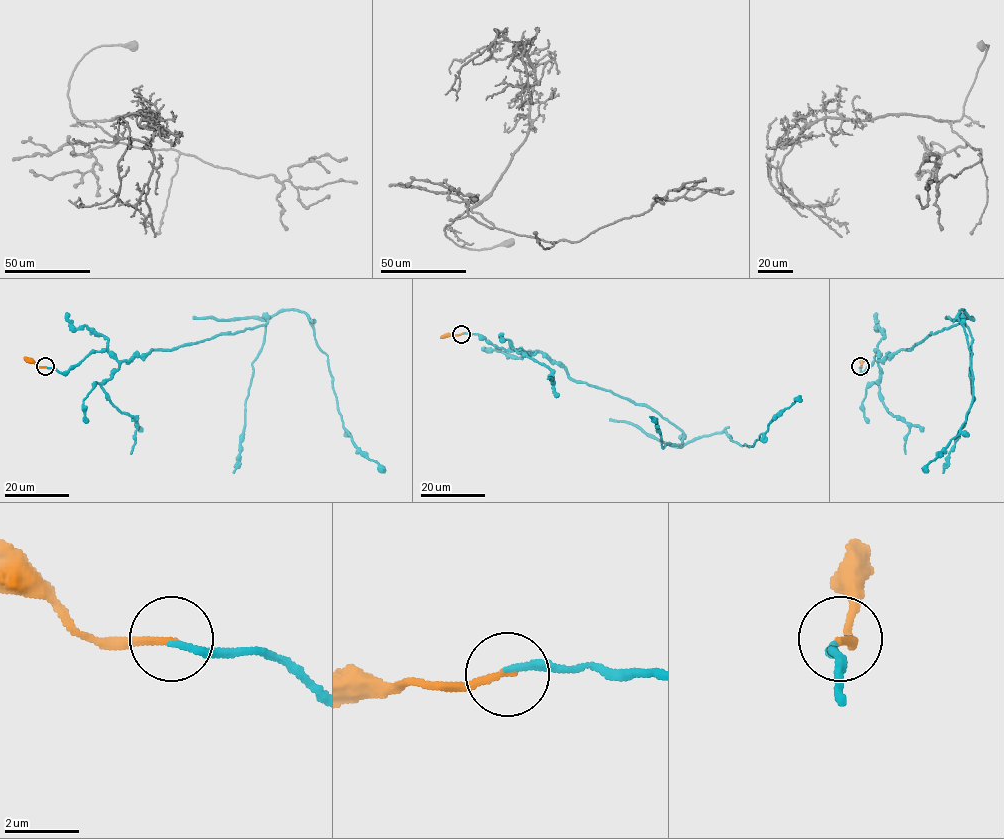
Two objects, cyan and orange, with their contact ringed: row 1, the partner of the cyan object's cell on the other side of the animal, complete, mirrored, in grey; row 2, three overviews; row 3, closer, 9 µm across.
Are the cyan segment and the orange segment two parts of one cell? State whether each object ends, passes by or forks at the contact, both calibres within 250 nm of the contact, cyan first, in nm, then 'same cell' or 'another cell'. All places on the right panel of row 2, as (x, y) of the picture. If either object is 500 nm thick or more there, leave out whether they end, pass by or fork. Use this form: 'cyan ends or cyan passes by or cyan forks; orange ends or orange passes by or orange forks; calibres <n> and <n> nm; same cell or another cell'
cyan ends; orange ends; calibres 180 and 180 nm; same cell

